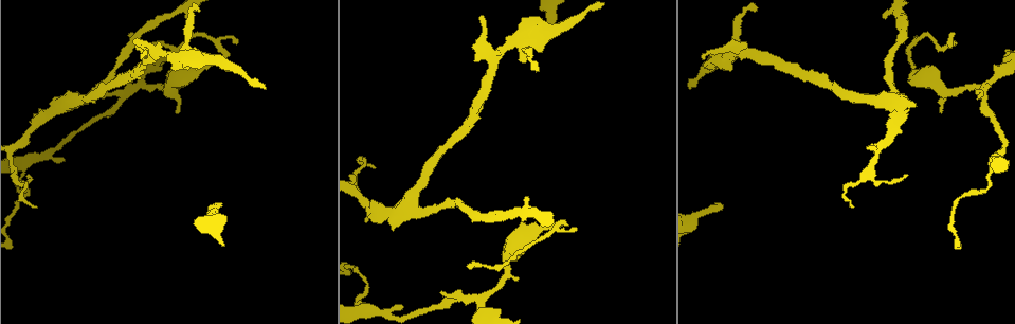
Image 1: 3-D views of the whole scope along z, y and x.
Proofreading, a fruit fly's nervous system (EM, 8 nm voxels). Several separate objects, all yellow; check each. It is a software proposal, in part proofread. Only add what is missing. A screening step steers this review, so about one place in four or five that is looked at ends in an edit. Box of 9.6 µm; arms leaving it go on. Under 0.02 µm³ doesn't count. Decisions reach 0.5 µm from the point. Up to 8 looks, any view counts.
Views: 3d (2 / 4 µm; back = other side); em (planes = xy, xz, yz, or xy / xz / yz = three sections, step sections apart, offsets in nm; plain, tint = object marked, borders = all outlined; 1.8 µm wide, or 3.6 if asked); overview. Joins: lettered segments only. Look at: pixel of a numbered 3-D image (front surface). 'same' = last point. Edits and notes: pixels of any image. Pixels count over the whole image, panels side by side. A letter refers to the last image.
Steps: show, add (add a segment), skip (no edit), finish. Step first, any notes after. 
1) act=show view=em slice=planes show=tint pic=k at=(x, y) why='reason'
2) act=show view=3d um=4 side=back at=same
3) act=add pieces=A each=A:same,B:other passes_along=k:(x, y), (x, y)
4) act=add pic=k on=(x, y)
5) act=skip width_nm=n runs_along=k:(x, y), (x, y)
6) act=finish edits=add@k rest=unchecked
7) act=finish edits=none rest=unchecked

act=show view=3d um=4 side=back pic=1 at=(179, 112) why='branch stops here'

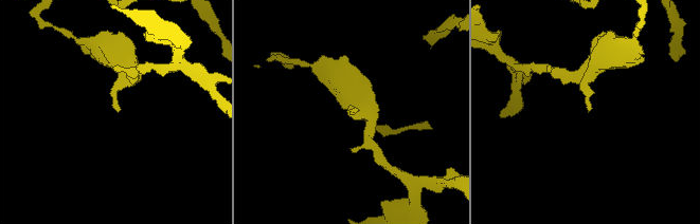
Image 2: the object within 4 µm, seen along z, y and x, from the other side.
act=show view=em slice=xz step=4 show=borders pic=2 at=(355, 108)

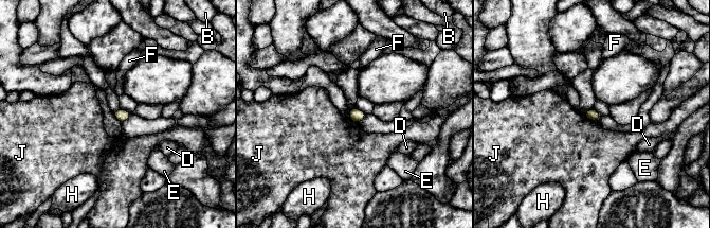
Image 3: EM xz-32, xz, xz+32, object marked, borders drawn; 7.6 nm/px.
act=show view=em slice=planes show=borders at=same

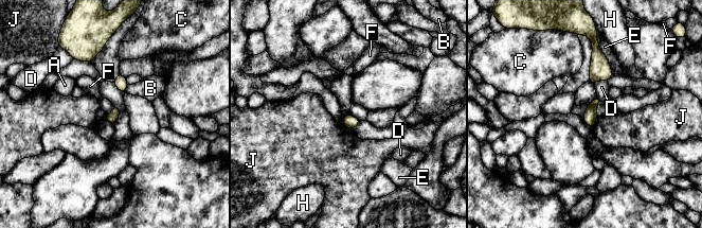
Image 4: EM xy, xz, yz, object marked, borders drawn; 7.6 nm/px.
act=skip each=A:other,B:other,C:other,D:other,E:other,F:other,H:other,J:other border=4:(598, 116), (592, 127) found='no lettered segment goes on from it'

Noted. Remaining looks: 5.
act=show view=3d um=4 pic=1 at=(977, 97) why='an open end'

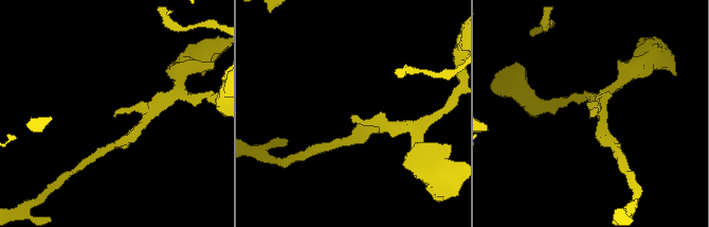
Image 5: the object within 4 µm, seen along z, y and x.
act=show view=em slice=xy step=16 show=plain pic=5 at=(351, 115)

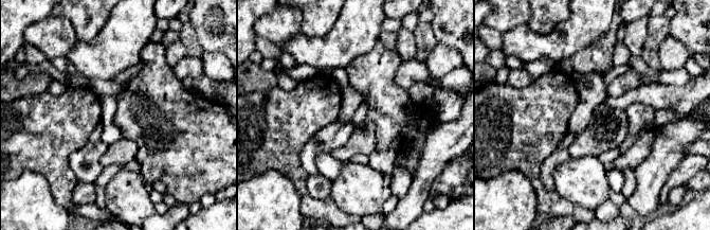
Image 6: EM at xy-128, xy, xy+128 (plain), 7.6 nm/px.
act=show view=em slice=xy step=16 show=borders at=same why='what lies round it'

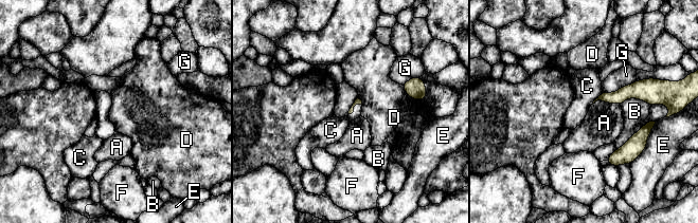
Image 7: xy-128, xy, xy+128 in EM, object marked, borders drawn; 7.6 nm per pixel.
act=skip each=A:other,B:other,C:other,D:other,E:other,F:other,G:other runs_along=7:(602, 97), (642, 93), (648, 99) found='none of them fits'

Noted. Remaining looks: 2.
act=show view=em slice=planes show=plain pic=1 at=(162, 66) why='free end'

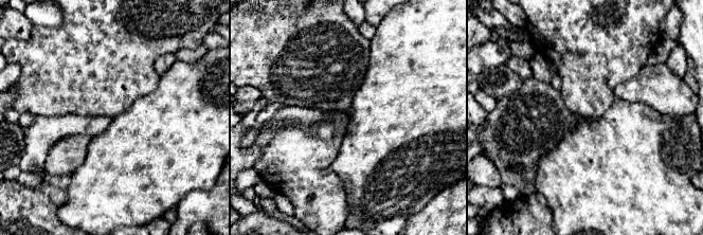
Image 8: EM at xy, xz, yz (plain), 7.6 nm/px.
act=show view=em slice=planes show=borders at=same why='what lies round it'

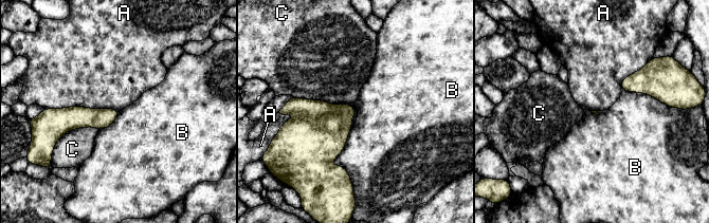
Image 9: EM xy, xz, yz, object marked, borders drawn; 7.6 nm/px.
act=skip each=A:other,B:other,C:other runs_along=9:(115, 112), (107, 116), (55, 115) found='none of them fits'

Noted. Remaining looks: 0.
act=finish edits=none rest=unchecked

